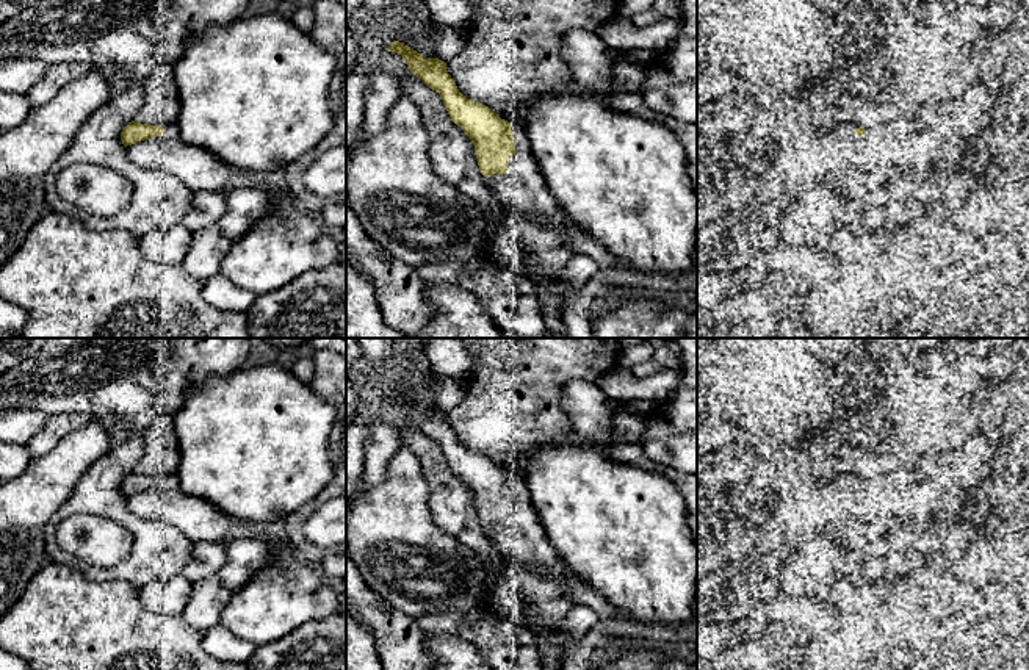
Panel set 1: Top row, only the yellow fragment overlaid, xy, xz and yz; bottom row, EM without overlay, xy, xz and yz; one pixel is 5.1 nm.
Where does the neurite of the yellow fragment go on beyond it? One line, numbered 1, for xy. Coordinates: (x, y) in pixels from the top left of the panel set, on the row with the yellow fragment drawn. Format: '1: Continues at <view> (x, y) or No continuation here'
1: Continues at xy (171, 130)

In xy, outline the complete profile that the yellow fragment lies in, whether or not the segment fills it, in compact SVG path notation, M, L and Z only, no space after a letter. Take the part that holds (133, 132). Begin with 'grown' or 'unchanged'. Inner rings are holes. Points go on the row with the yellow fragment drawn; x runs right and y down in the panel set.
grown; M132 121L121 131L121 141L125 147L155 136L161 136L163 139L180 138L180 127L177 122L150 125Z

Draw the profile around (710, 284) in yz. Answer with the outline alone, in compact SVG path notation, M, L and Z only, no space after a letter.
M697 268L697 301L714 299L733 290L735 286L727 274Z

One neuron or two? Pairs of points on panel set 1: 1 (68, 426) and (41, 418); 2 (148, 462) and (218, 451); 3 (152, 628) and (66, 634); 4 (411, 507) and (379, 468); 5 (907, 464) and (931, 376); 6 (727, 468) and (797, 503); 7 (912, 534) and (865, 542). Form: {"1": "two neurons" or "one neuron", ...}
{"1": "two neurons", "2": "two neurons", "3": "one neuron", "4": "two neurons", "5": "two neurons", "6": "one neuron", "7": "one neuron"}

